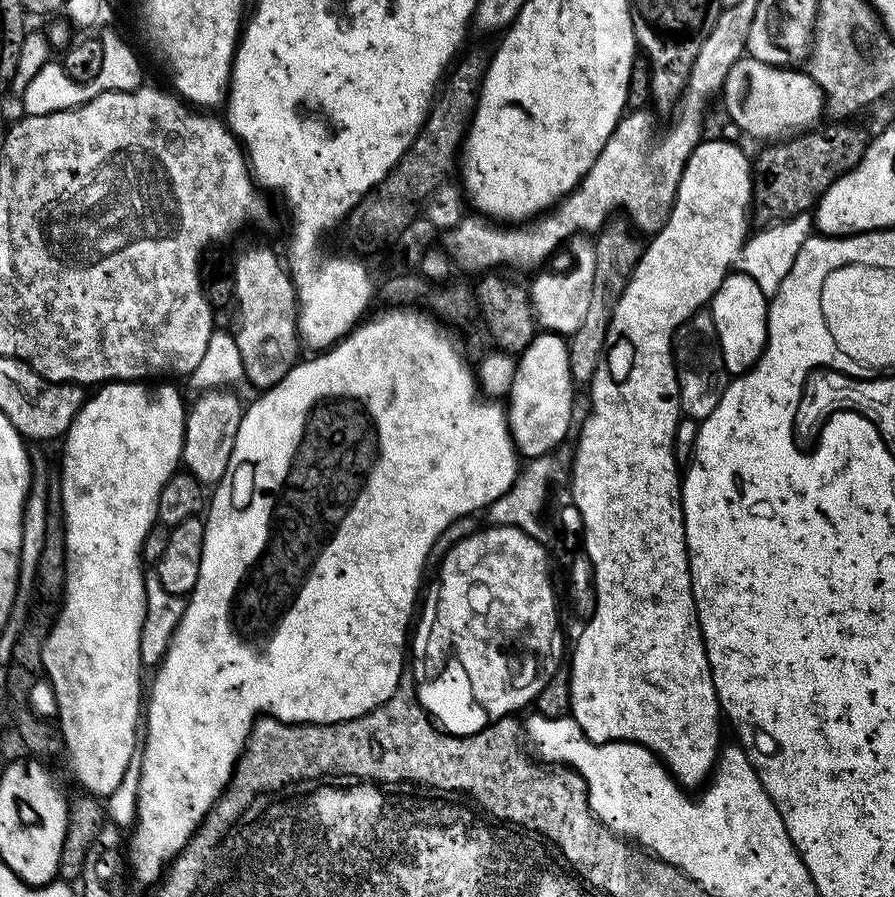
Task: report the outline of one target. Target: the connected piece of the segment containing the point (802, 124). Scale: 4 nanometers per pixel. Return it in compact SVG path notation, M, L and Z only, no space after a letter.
M744 54L732 64L720 91L720 99L724 102L724 108L731 120L752 138L758 138L760 142L787 139L793 134L799 134L815 129L821 123L820 115L826 112L826 99L824 91L814 82L807 71L797 70L792 66L779 66L759 62L753 56Z

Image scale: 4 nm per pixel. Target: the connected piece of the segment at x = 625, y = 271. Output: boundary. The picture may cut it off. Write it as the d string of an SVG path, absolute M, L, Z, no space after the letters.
M624 218L609 220L595 237L594 290L590 294L590 307L586 309L582 326L578 326L578 330L574 330L574 334L567 337L573 385L591 385L594 374L598 370L600 359L604 356L606 334L610 330L616 299L622 294L622 290L626 290L646 247L645 241L643 239L640 241L639 238L641 239L634 231L633 225Z

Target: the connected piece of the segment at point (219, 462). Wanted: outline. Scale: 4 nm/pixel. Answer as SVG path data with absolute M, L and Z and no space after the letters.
M209 390L207 392L199 393L195 398L196 401L191 401L190 407L187 409L186 415L184 417L184 454L182 457L183 467L187 472L190 473L191 476L198 481L198 483L205 486L215 486L219 484L222 477L226 474L226 466L230 466L230 454L234 454L234 438L238 438L238 426L242 422L242 418L244 417L244 408L242 407L242 403L240 404L240 400L235 396L235 391L232 390Z

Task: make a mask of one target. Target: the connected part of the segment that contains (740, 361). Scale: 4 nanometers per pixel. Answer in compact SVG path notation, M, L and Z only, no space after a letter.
M739 270L729 271L727 278L722 282L722 286L718 286L718 290L712 296L710 311L712 321L716 327L716 341L720 343L720 349L722 350L724 369L733 377L741 376L742 373L752 368L764 352L764 343L768 341L769 303L769 297L762 294L758 282L754 282L754 278L750 278L746 273Z

